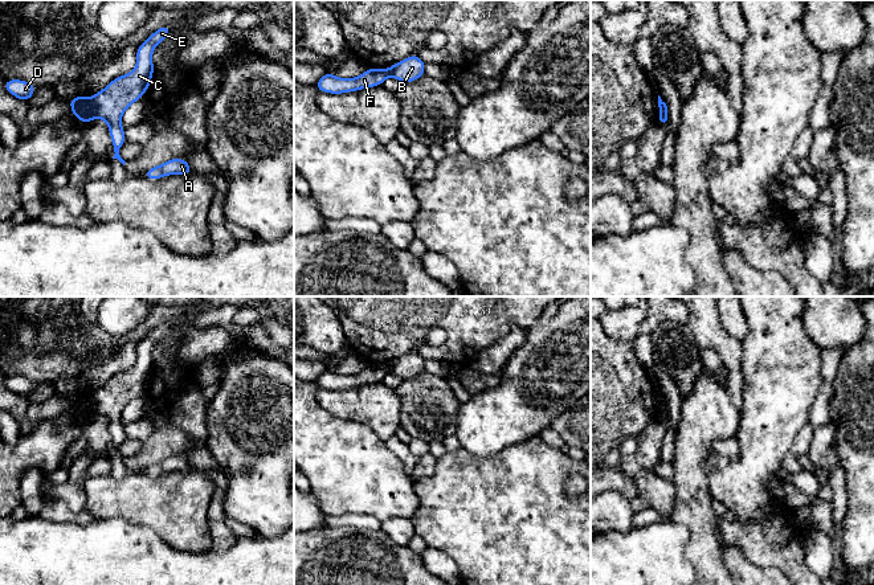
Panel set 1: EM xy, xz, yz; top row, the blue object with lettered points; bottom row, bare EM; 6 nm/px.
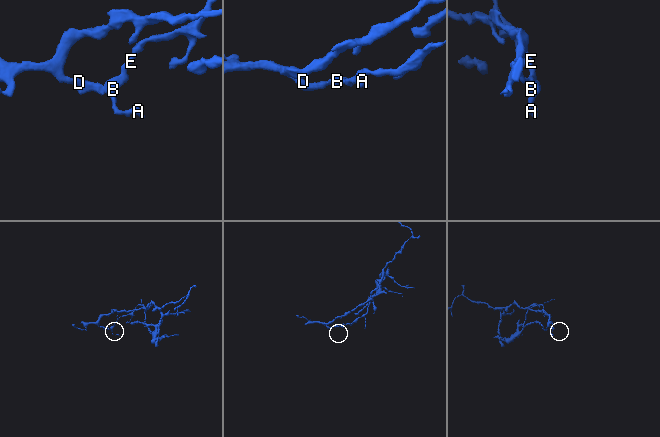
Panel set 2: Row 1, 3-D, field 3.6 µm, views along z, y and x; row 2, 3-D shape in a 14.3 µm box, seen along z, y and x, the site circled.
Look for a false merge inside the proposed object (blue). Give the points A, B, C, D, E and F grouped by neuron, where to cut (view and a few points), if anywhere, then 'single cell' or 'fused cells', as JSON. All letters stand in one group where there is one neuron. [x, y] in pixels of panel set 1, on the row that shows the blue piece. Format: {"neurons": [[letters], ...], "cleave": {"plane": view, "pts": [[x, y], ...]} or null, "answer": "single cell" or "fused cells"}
{"neurons": [["A", "B", "C", "E"], ["D", "F"]], "cleave": {"plane": "xy", "pts": [[89, 99], [94, 117]]}, "answer": "fused cells"}

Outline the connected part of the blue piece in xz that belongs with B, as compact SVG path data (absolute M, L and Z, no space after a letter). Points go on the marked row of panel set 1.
M416 54L393 64L389 69L389 75L399 79L401 83L411 83L425 75L425 62Z

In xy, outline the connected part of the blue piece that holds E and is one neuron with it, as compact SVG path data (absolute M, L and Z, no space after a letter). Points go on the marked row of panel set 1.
M170 25L156 29L136 49L136 66L128 73L113 79L105 89L91 97L94 118L109 124L110 138L114 148L114 158L123 165L124 160L119 155L121 147L126 143L124 130L121 122L122 114L139 98L142 98L154 75L152 53L170 33Z

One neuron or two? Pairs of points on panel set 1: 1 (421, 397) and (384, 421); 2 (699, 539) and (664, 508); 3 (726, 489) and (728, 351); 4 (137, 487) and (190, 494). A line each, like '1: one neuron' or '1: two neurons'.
1: two neurons
2: two neurons
3: two neurons
4: one neuron

